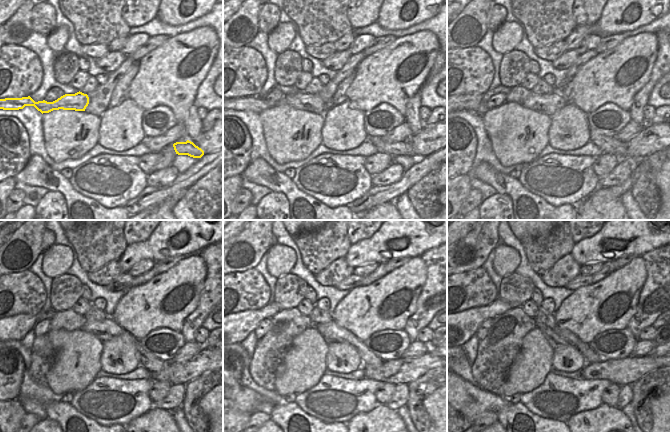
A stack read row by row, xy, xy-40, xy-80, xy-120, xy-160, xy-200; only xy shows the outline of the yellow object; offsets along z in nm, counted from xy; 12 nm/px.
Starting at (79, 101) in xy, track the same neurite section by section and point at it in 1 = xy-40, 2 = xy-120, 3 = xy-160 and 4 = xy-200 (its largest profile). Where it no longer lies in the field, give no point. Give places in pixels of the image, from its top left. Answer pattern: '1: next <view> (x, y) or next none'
1: next xy-40 (301, 100)
2: next xy-120 (104, 330)
3: next xy-160 (331, 332)
4: next xy-200 (590, 355)

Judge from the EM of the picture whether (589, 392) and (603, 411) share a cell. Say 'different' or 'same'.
different

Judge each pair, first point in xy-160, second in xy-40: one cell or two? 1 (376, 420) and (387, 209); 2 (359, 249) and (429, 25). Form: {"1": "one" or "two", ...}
{"1": "one", "2": "two"}

